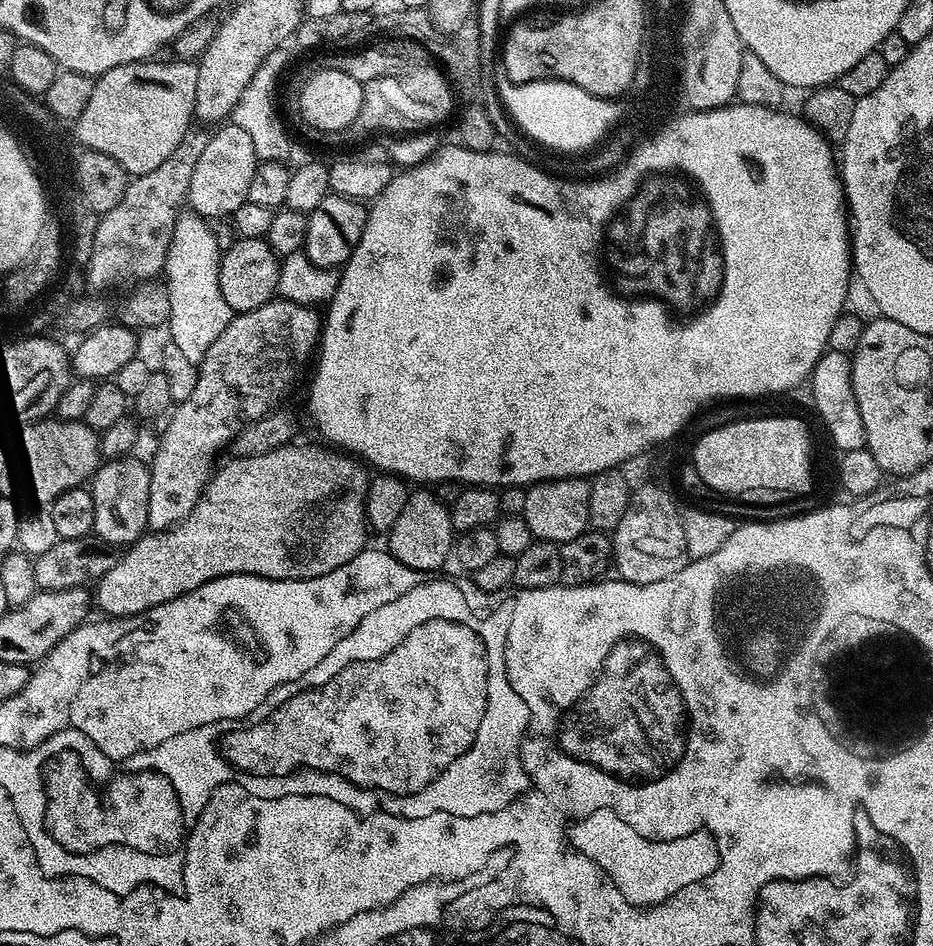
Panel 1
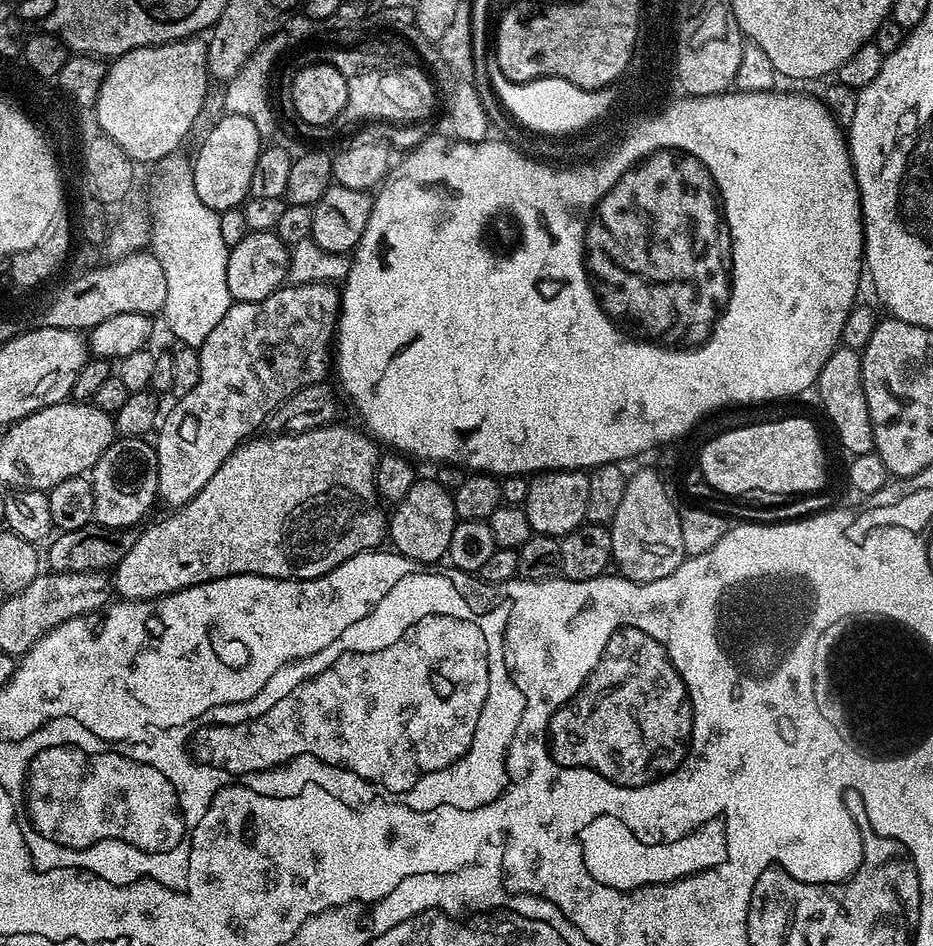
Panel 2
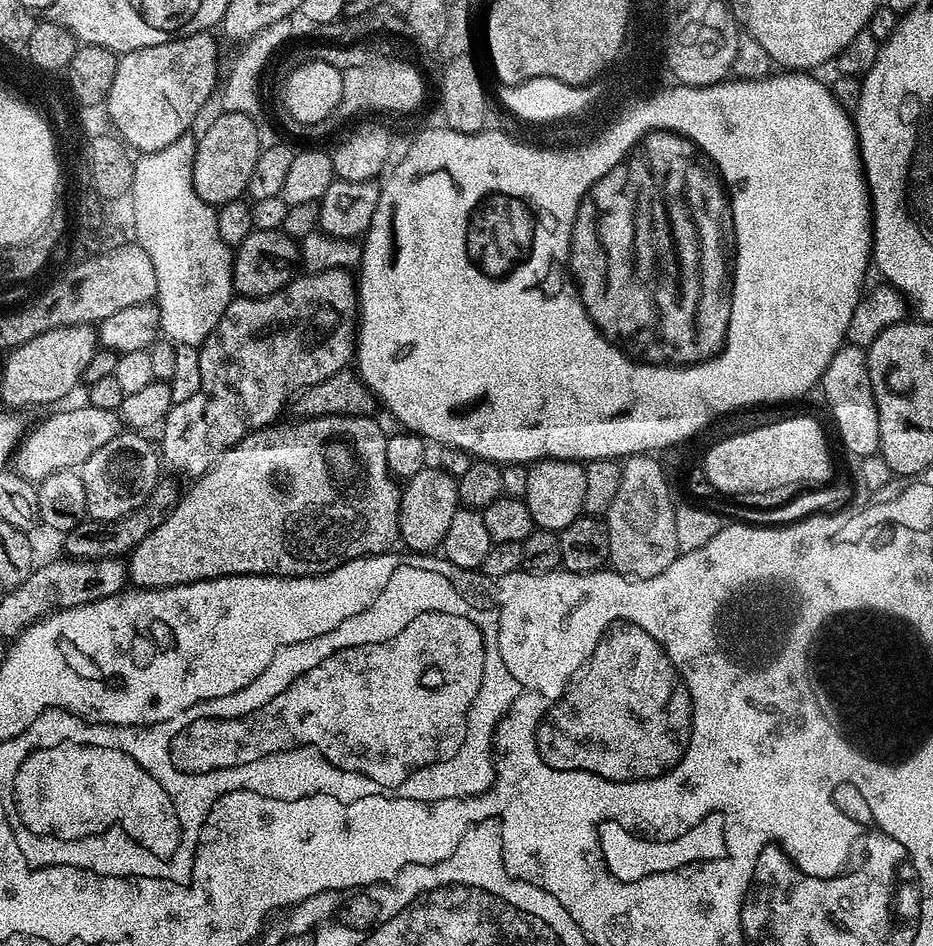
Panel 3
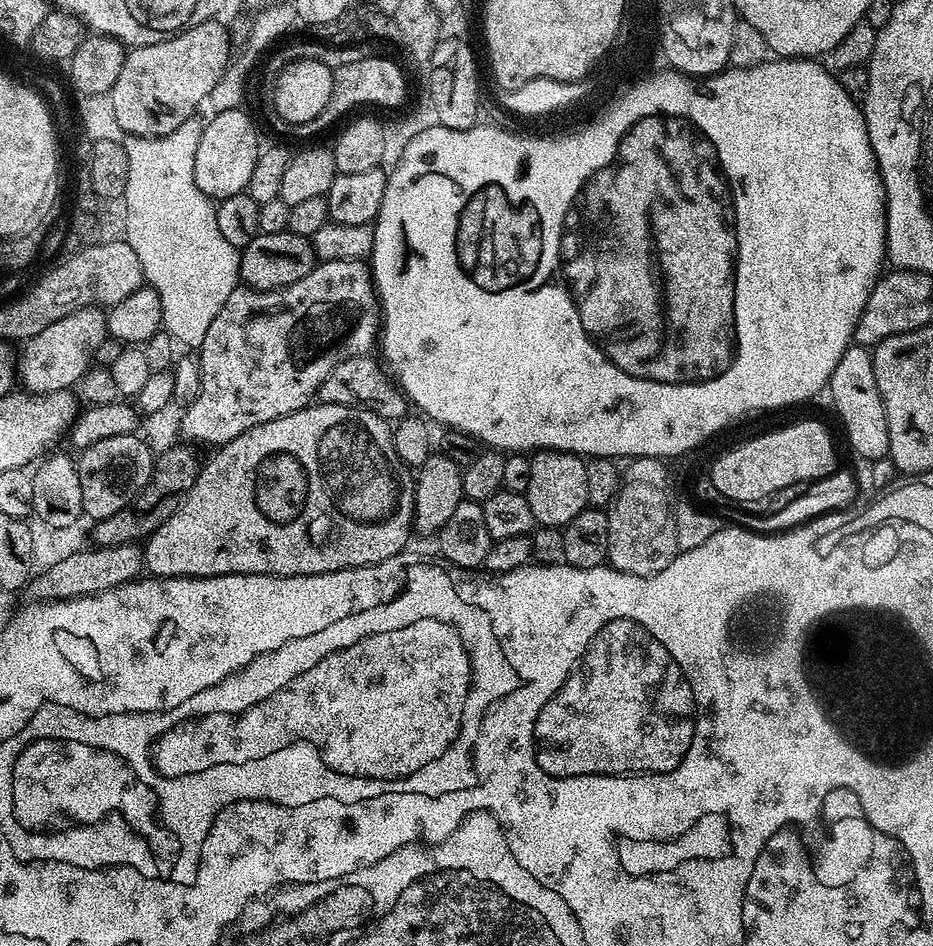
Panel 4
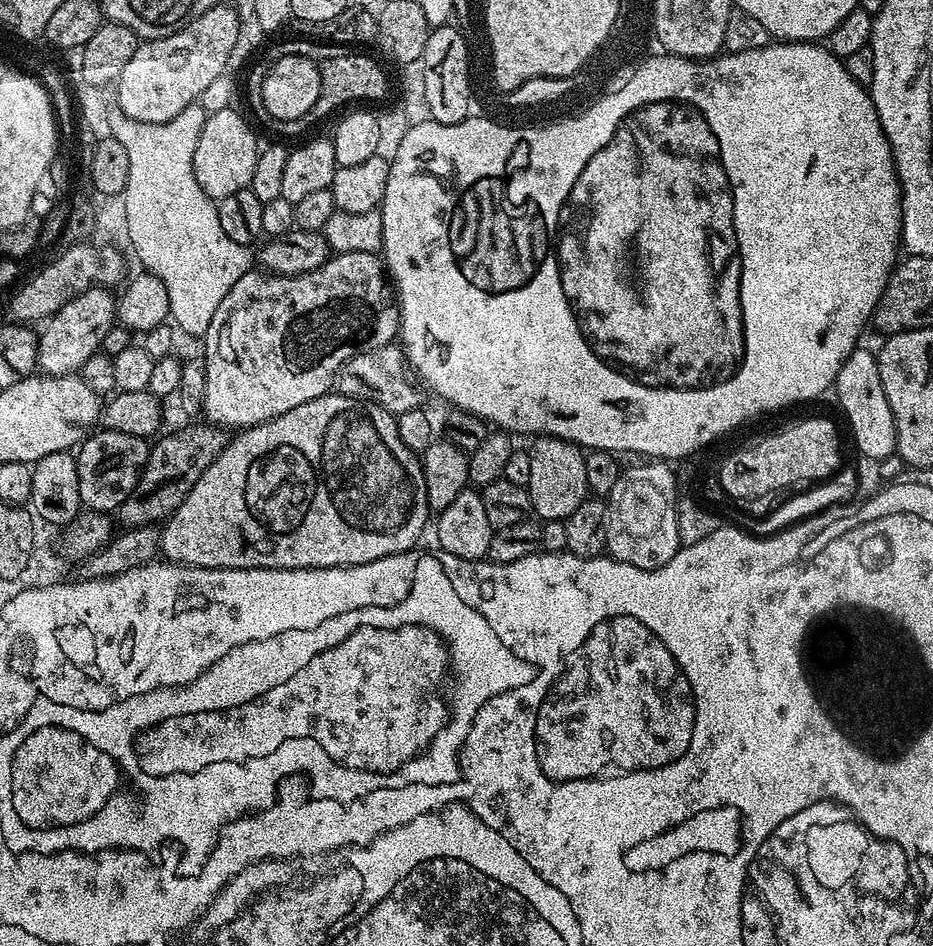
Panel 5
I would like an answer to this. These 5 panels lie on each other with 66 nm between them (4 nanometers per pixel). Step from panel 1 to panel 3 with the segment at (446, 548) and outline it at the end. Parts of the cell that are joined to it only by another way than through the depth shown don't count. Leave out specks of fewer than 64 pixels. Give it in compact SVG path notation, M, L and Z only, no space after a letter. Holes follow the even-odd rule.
M426 466L403 485L400 494L399 543L407 551L432 554L441 547L455 512L462 507L456 482L455 475L451 476L440 468Z

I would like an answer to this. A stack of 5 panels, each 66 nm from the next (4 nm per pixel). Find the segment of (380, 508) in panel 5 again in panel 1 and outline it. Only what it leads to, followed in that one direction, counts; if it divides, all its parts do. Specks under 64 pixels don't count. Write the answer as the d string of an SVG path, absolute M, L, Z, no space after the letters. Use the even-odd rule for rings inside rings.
M293 442L285 444L283 448L270 450L270 454L260 454L254 458L234 458L224 469L217 471L209 479L207 488L201 496L198 506L194 506L192 513L183 520L181 524L176 524L173 528L168 528L165 532L149 531L140 537L135 544L127 549L125 556L121 555L116 561L114 570L110 574L102 577L94 588L94 604L97 609L101 608L103 615L108 618L119 618L122 616L140 616L143 612L150 611L154 606L162 606L162 602L170 602L182 594L190 594L198 590L206 582L214 578L223 576L233 576L234 574L246 574L247 576L261 576L271 580L309 580L318 578L322 574L330 574L338 570L338 566L346 566L359 552L365 551L364 544L370 537L368 519L366 518L366 494L370 483L370 472L361 461L351 454L345 454L340 450L333 450L328 446L311 448L308 444Z

